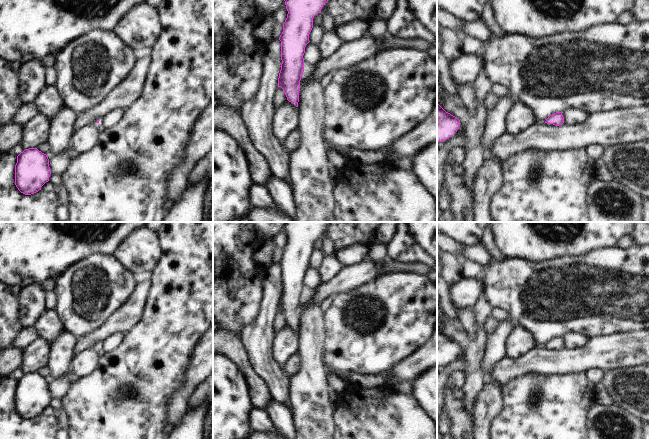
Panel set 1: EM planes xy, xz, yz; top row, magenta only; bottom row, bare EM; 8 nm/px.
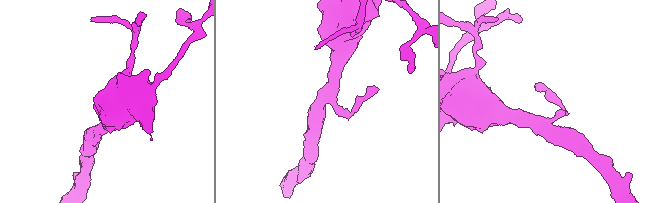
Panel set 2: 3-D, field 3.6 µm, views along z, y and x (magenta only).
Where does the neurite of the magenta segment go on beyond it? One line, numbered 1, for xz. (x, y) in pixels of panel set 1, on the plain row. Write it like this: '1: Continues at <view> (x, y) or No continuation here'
1: No continuation here

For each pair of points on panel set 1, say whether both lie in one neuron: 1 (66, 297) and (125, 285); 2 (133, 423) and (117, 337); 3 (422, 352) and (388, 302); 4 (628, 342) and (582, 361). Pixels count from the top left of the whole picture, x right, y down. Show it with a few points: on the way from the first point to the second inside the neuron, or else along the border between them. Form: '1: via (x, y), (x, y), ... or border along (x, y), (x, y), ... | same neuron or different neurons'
1: via (81, 297), (97, 285), (110, 285) | same neuron
2: border along (125, 333), (122, 340), (115, 347), (104, 352) | different neurons
3: border along (426, 339), (399, 359) | different neurons
4: via (617, 350), (593, 353) | same neuron

